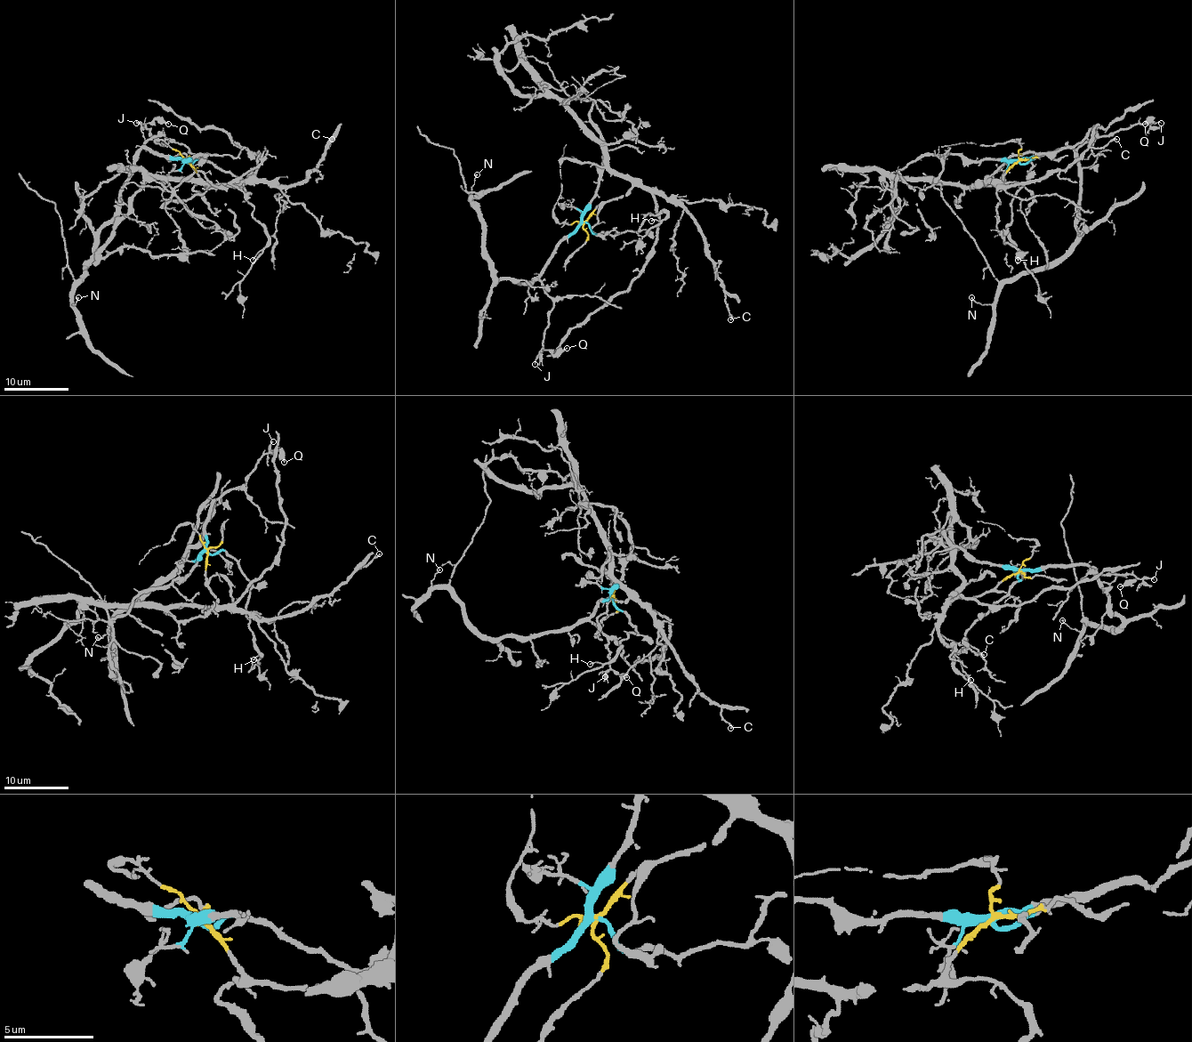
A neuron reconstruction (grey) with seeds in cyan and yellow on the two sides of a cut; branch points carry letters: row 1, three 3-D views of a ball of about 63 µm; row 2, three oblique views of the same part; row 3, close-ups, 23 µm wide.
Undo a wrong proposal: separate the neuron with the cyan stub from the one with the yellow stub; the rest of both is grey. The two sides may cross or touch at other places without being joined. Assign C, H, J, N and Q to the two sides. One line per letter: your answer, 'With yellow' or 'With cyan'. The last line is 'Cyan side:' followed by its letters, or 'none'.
C: With yellow
H: With cyan
J: With cyan
N: With cyan
Q: With cyan
Cyan side: H, J, N, Q

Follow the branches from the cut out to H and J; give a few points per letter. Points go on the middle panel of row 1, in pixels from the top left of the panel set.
H: (583, 222), (596, 234), (612, 236), (638, 229), (648, 214), (664, 211), (667, 214), (659, 221), (651, 221)
J: (583, 222), (559, 244), (540, 278), (542, 286), (552, 302), (552, 310), (543, 340), (543, 351), (535, 364)

